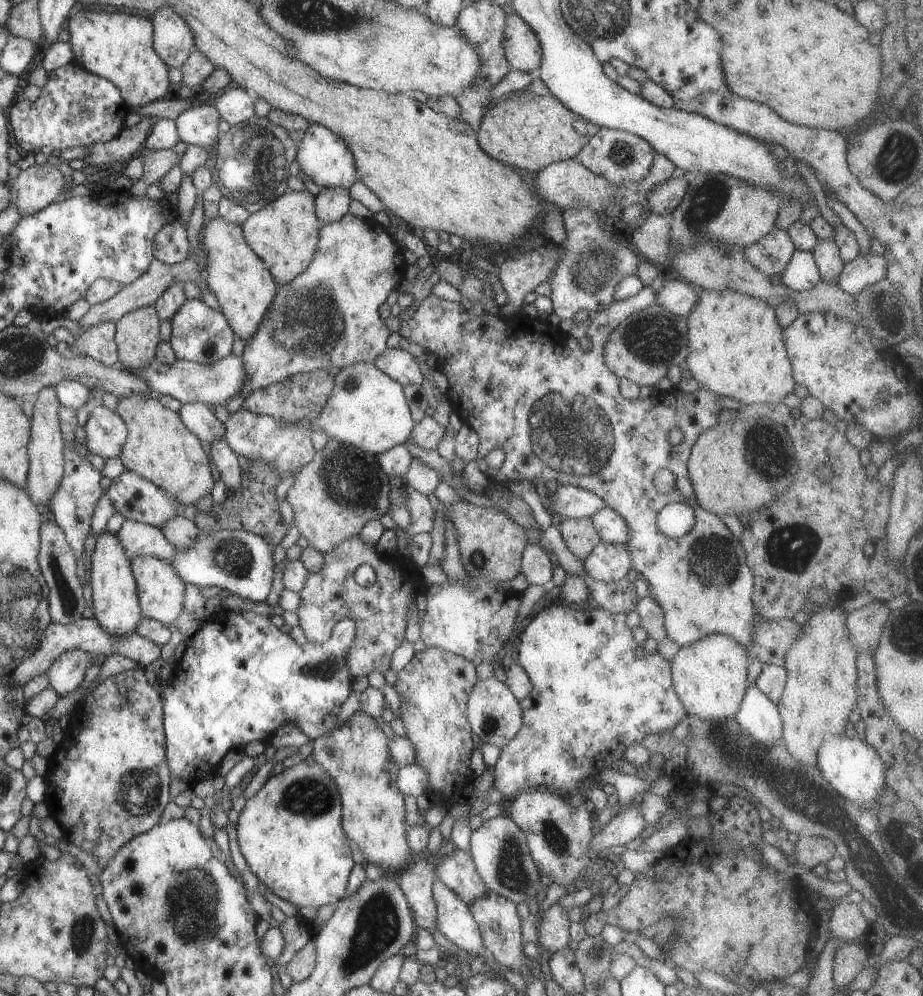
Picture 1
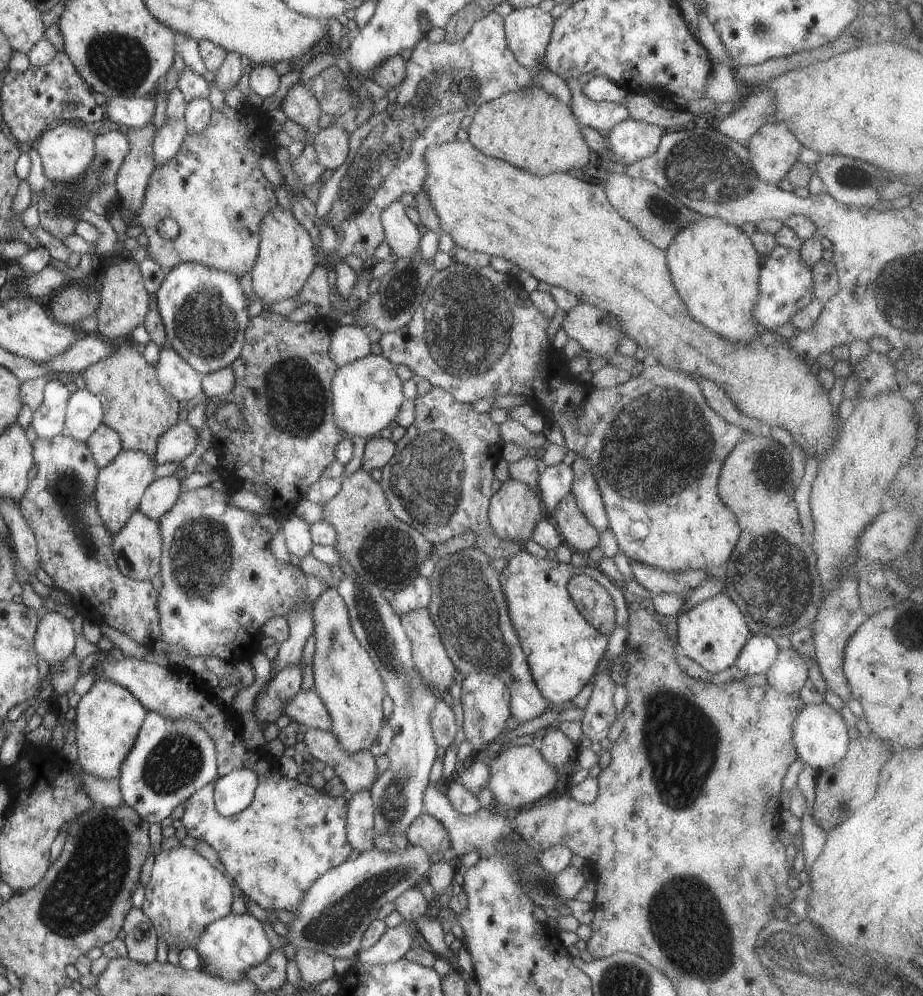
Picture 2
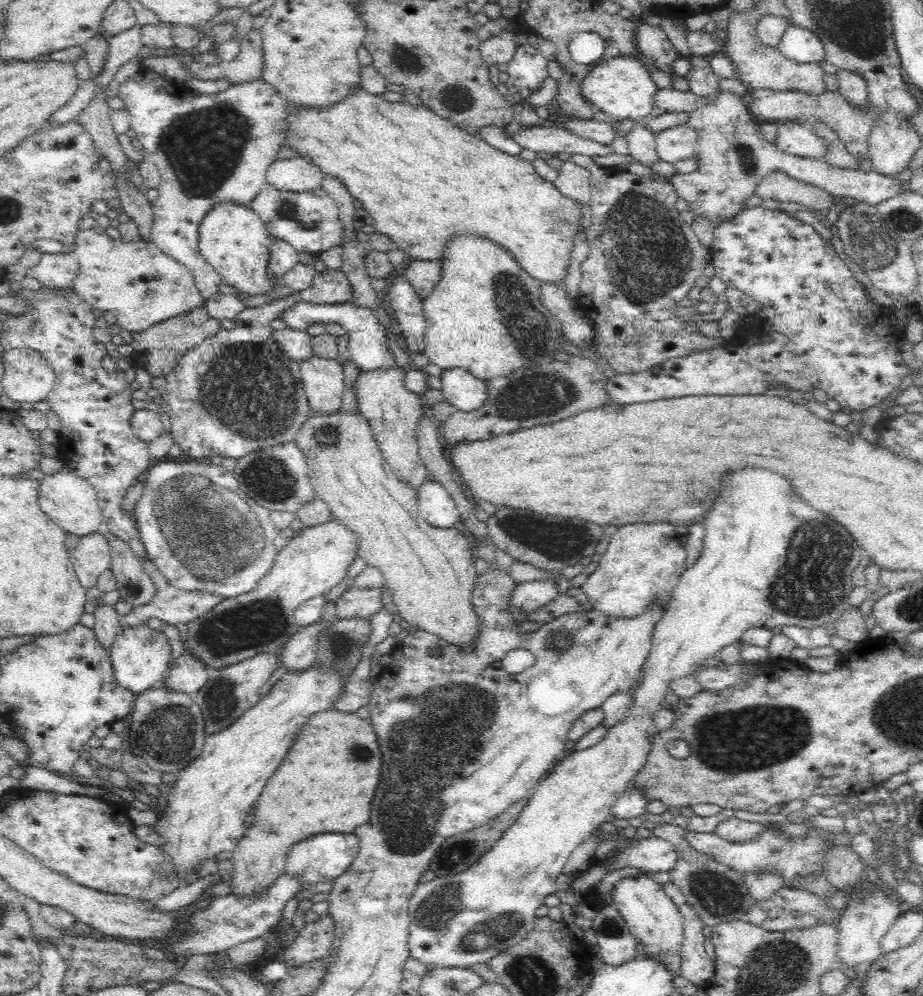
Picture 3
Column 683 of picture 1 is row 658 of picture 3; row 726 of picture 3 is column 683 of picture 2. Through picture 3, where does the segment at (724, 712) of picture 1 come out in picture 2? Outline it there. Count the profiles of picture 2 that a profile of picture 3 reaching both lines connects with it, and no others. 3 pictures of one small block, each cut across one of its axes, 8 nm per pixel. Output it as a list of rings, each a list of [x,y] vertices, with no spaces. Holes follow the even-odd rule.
[[[725,593],[705,596],[691,608],[681,611],[675,618],[678,647],[676,653],[687,656],[703,670],[711,673],[718,673],[733,665],[737,653],[751,635],[737,605]]]

